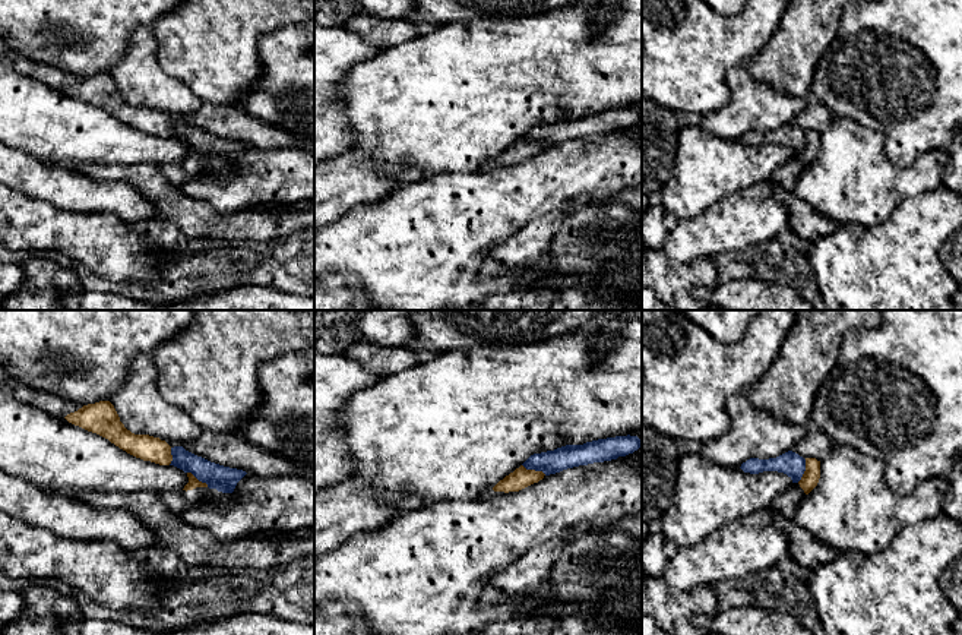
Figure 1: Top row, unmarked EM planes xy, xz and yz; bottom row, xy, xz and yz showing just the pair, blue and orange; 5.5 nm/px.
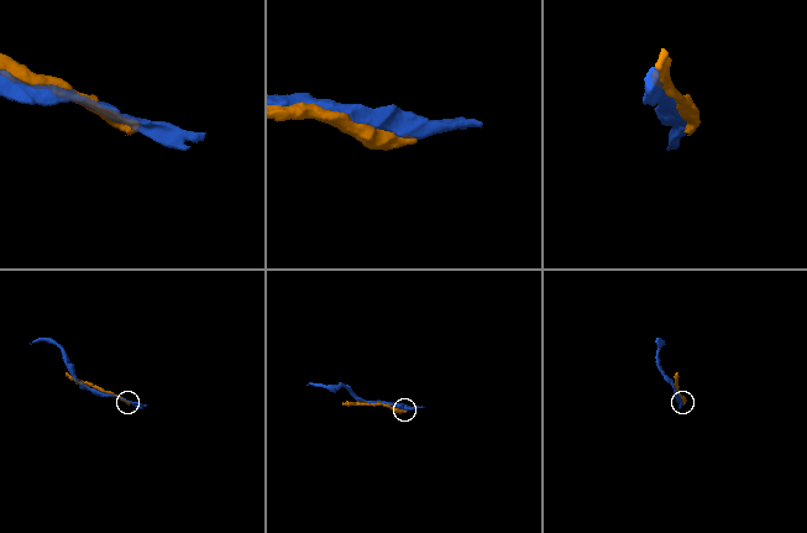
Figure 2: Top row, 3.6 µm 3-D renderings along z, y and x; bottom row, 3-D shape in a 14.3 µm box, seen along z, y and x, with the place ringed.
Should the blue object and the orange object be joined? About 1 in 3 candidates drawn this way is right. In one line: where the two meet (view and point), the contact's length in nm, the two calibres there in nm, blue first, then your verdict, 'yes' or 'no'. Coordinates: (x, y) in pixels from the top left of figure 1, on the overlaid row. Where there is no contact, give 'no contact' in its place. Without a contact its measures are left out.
contact xz (534, 468); length 150 nm; calibres 130 and 110 nm; no

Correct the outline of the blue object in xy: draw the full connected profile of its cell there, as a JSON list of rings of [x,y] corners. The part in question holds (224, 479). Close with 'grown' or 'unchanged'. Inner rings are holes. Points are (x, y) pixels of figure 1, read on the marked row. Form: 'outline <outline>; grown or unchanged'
outline [[[183,446],[171,448],[174,465],[184,473],[192,473],[199,481],[206,483],[209,489],[216,489],[222,493],[232,493],[237,483],[247,474],[243,470],[224,467],[197,456]]]; unchanged

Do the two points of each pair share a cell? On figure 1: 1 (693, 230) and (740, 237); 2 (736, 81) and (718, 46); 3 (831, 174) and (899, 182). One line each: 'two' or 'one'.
1: one
2: two
3: one

